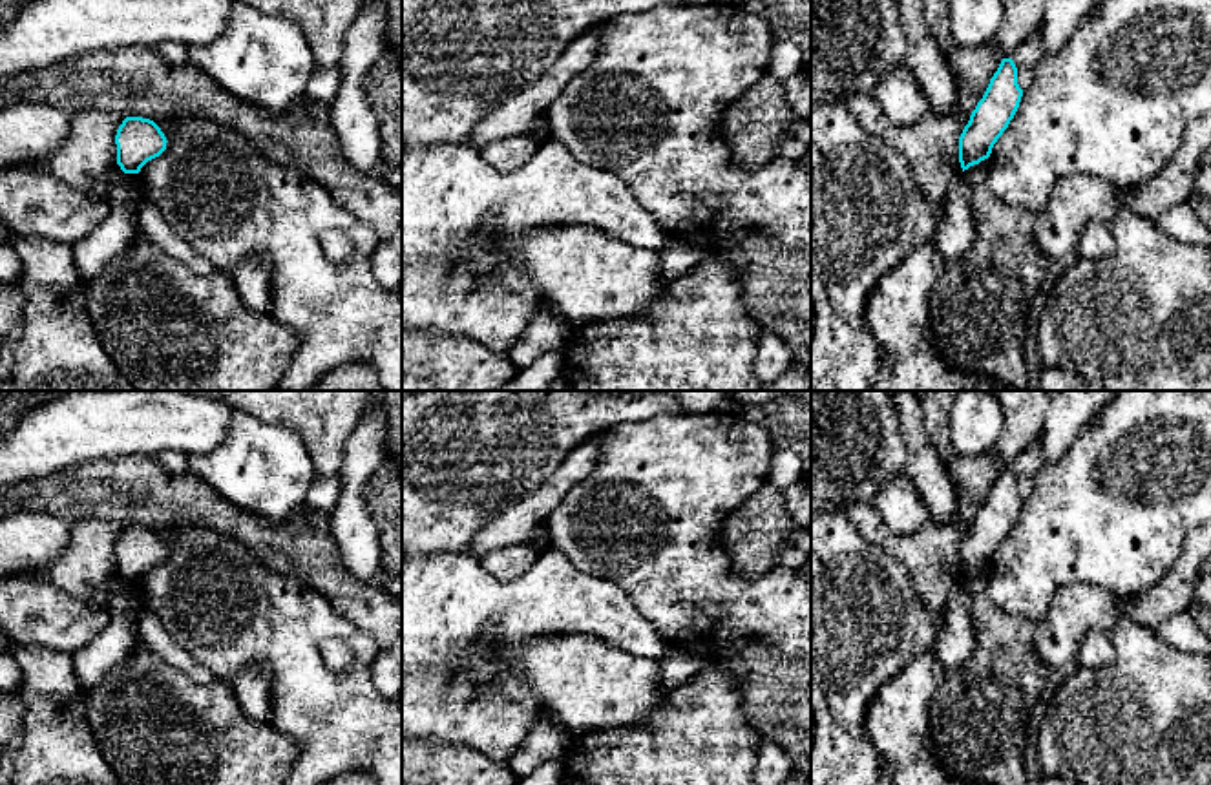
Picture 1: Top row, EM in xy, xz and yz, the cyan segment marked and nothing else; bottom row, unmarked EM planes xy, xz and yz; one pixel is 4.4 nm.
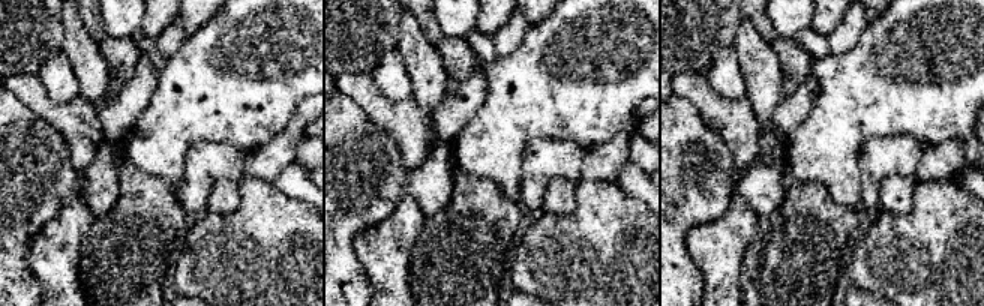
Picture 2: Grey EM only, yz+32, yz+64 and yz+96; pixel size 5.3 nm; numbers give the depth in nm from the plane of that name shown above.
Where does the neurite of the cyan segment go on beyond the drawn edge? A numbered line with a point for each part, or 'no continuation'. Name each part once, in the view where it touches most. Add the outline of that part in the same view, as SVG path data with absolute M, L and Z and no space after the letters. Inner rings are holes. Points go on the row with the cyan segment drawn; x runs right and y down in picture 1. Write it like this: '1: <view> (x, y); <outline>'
1: yz (1029, 53); M1039 27L1025 38L1025 42L1016 49L1010 58L1014 60L1017 69L1034 69L1043 57L1043 29Z

